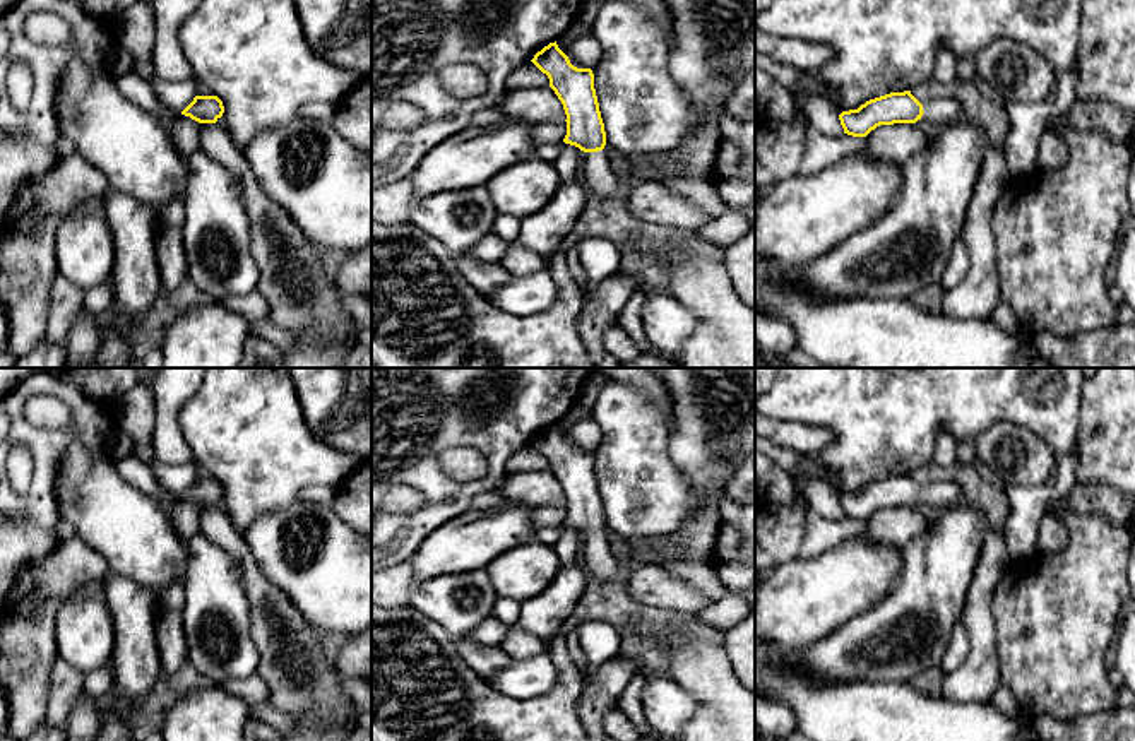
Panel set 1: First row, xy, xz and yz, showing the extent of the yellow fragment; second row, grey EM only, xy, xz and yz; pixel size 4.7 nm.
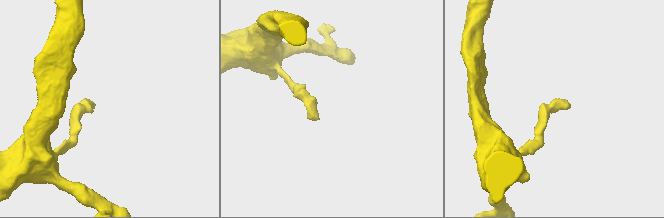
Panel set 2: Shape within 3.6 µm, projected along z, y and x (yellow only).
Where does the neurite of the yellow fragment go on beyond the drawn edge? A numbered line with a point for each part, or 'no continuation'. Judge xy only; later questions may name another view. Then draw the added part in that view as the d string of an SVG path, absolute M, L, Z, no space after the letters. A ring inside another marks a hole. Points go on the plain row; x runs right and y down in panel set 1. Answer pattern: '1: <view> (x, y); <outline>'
no continuation

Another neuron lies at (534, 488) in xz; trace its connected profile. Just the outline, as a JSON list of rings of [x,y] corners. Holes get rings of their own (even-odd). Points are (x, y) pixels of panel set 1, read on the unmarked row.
[[[550,469],[508,474],[496,495],[526,507],[560,507],[567,503],[563,488]]]

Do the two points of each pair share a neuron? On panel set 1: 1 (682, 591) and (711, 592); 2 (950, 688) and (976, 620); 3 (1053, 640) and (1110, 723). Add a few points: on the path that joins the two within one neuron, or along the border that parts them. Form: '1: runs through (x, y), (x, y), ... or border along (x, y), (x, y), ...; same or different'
1: border along (666, 570), (687, 580), (709, 603); different
2: runs through (968, 671), (978, 661), (978, 637); same
3: border along (1115, 704), (1062, 721); different

